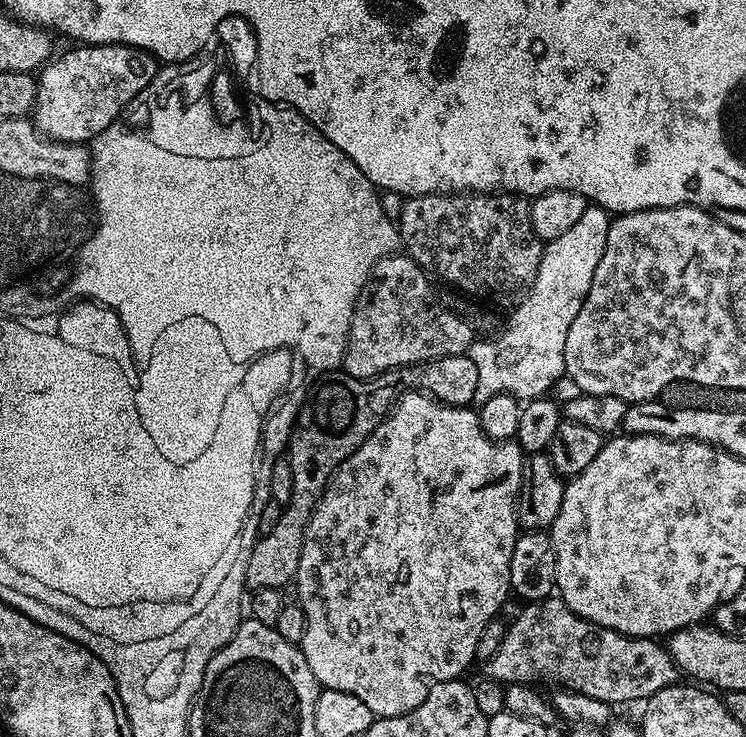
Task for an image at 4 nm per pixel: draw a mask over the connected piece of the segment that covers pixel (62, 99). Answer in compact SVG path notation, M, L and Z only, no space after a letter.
M94 44L91 46L72 46L69 52L64 52L48 61L39 69L37 98L34 109L34 123L37 131L58 143L87 145L110 122L120 117L120 112L130 101L147 88L157 74L158 61L155 56L143 52L141 48L132 48L129 44Z

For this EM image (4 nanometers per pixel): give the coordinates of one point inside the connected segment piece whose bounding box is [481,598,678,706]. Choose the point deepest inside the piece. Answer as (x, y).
(546, 639)

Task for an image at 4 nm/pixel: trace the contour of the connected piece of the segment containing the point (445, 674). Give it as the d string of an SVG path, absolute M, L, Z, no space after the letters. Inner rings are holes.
M419 390L403 393L391 405L390 411L376 425L373 432L368 435L366 442L362 446L358 446L358 450L354 450L354 454L350 454L350 458L340 461L340 467L337 468L336 475L328 481L324 492L320 496L320 500L310 514L310 522L306 526L306 534L302 538L302 554L298 558L298 570L296 571L296 579L294 581L294 589L296 588L297 596L295 596L295 599L298 601L301 610L304 611L304 617L306 618L302 651L306 662L310 666L310 670L314 670L314 678L320 684L321 689L333 688L334 690L346 690L346 694L354 694L354 698L358 698L362 702L366 702L366 706L370 706L373 717L401 716L419 706L427 698L428 691L433 686L441 684L443 680L457 679L461 675L460 671L468 663L473 663L476 660L476 647L478 646L478 638L482 638L482 630L486 630L486 626L491 620L497 619L499 612L496 611L503 606L504 599L510 596L510 589L512 587L512 583L510 582L510 558L514 554L514 546L516 545L516 537L518 535L516 497L520 495L520 478L525 468L526 456L520 445L512 440L491 440L482 430L479 415L471 407L455 408L449 404L442 404L440 401L432 399L431 396Z

